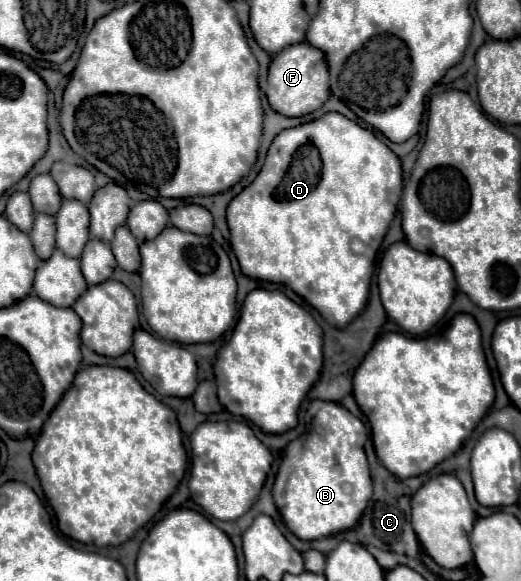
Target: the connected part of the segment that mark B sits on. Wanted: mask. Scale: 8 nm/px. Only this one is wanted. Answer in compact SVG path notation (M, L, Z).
M313 400L309 406L315 412L309 434L285 448L273 498L285 526L301 540L317 540L353 528L371 498L371 476L363 450L365 424L337 402Z

